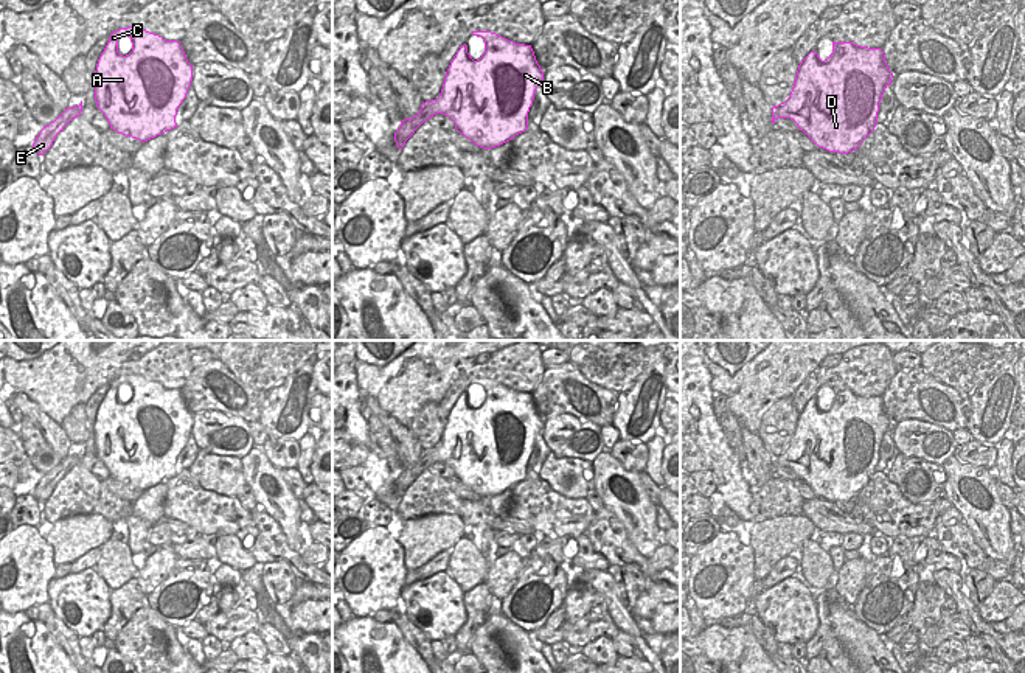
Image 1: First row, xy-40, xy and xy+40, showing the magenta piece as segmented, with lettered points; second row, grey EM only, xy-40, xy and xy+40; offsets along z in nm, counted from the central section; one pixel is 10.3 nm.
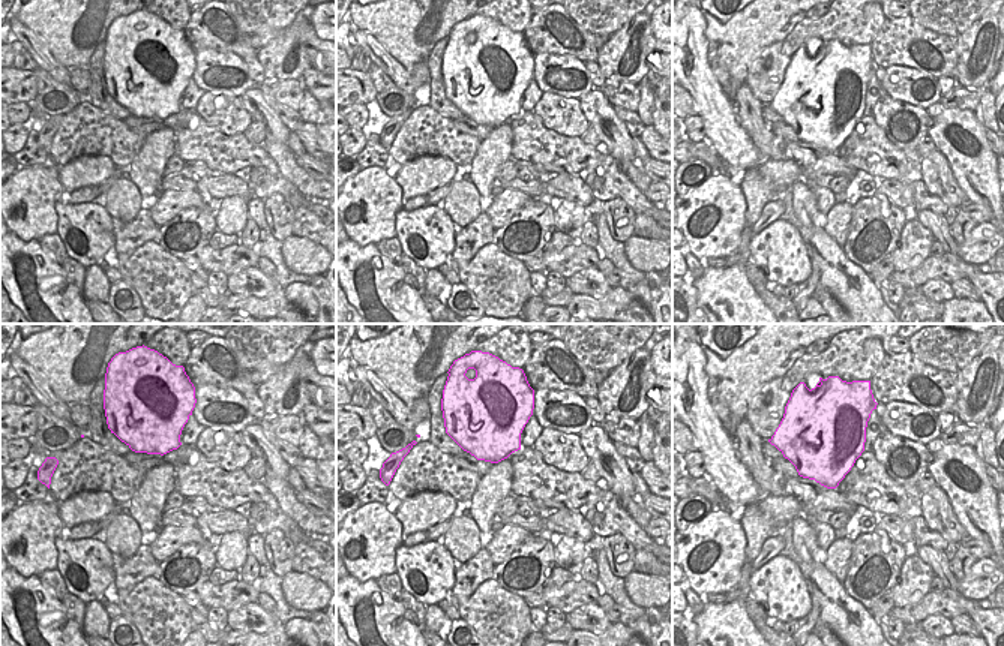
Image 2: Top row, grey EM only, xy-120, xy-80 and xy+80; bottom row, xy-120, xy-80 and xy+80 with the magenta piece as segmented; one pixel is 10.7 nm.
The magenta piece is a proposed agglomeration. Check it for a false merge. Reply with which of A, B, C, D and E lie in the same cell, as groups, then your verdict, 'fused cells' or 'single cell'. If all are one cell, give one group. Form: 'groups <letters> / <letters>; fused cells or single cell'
groups A B C D / E; fused cells

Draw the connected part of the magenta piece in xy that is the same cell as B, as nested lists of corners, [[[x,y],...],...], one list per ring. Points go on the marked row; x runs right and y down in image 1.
[[[472,31],[485,40],[485,53],[474,61],[467,45],[461,45],[446,71],[441,93],[426,101],[427,113],[443,113],[455,123],[455,129],[474,145],[491,149],[526,131],[528,112],[536,89],[544,82],[544,71],[531,45],[516,44],[491,31]]]

